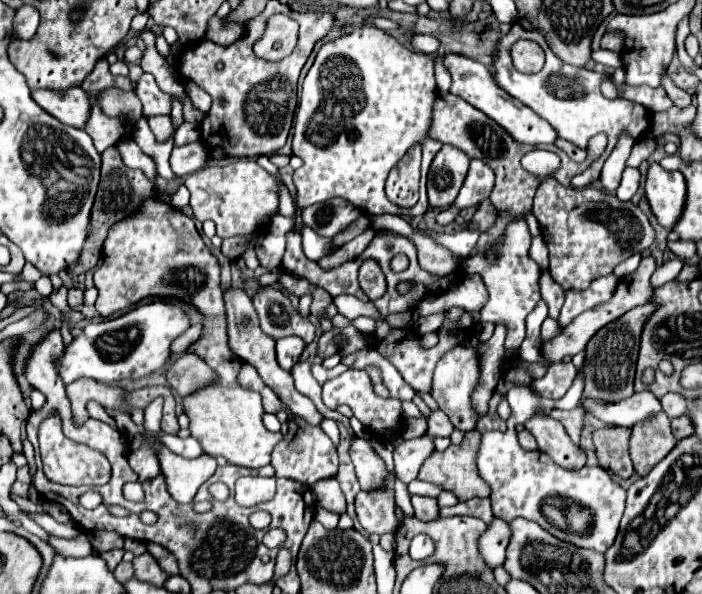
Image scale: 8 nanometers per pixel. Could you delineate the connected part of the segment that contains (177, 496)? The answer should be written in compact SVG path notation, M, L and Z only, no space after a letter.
M142 435L128 437L128 447L130 451L138 451L142 447L154 449L160 463L160 473L164 473L164 479L168 485L168 493L176 503L190 503L196 491L200 489L200 485L206 483L218 467L216 459L210 455L202 455L198 459L186 459L172 453L164 445L146 443Z

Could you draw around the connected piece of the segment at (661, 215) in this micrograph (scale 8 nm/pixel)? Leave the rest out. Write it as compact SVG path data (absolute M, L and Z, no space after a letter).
M650 161L646 175L646 197L658 223L672 229L680 219L686 201L686 183L680 171L666 171L658 161Z

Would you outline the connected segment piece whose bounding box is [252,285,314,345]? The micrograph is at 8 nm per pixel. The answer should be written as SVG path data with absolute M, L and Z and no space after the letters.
M258 287L254 297L254 307L260 315L262 331L274 339L296 335L308 345L314 341L314 325L300 317L296 307L290 303L288 295L276 287Z

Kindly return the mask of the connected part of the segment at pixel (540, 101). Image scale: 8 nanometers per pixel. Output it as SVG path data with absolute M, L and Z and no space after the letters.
M518 19L512 29L498 41L496 45L496 53L494 53L494 63L492 63L492 69L494 69L494 79L496 79L496 85L500 89L504 89L510 97L518 99L520 103L524 103L526 107L530 107L532 111L536 111L542 119L546 119L558 133L558 137L562 139L568 139L570 143L574 143L576 147L580 149L586 149L586 143L592 135L596 133L606 133L608 135L608 147L606 147L606 153L594 163L594 167L588 169L588 173L580 173L576 175L570 185L572 187L588 187L592 185L598 177L600 177L600 169L606 161L606 157L612 153L614 145L618 142L618 135L620 131L628 131L632 133L634 139L640 139L642 133L648 129L648 109L644 109L642 105L638 103L632 103L632 101L624 101L624 99L606 99L602 93L600 93L600 83L602 83L602 77L600 73L594 73L594 71L588 71L584 67L578 67L576 71L568 71L566 65L552 53L552 49L546 45L546 63L542 67L542 71L534 73L534 75L526 75L526 73L520 73L514 69L512 61L510 61L510 45L516 43L518 39L532 39L536 41L538 45L546 45L544 41L544 35L534 29L526 19Z

